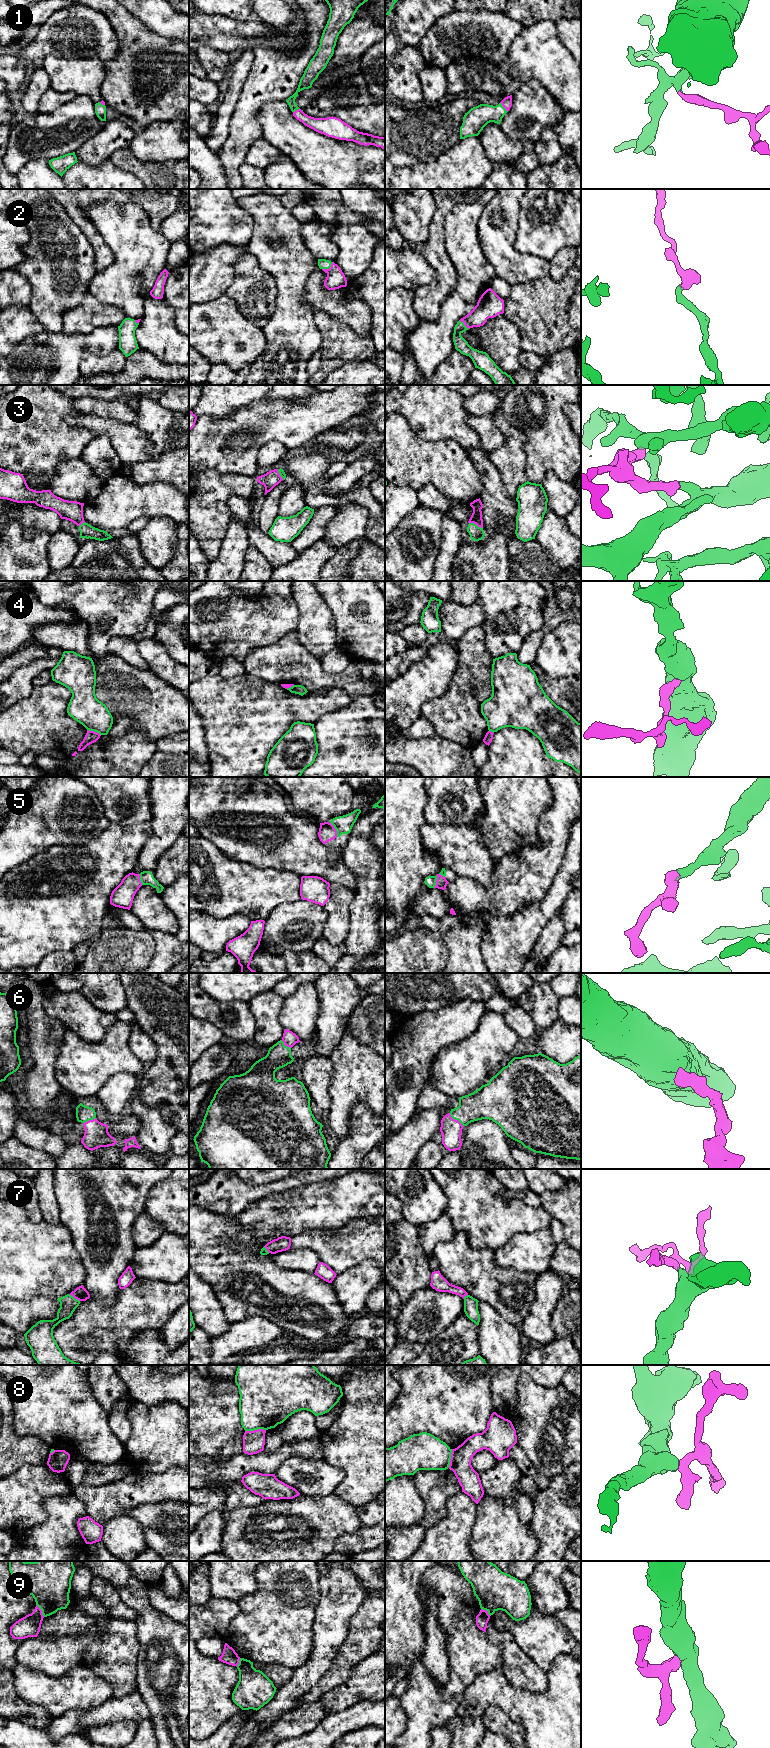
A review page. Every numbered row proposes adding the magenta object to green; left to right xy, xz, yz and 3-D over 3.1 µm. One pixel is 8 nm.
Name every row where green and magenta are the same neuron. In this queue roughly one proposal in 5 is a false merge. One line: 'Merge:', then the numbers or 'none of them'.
Merge: 1, 2, 3, 5, 6

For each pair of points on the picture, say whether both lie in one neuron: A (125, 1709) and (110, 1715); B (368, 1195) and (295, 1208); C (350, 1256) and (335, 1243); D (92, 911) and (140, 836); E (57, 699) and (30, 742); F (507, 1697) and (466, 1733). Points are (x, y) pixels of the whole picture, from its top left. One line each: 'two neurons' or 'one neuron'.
A: one neuron
B: one neuron
C: one neuron
D: one neuron
E: one neuron
F: two neurons

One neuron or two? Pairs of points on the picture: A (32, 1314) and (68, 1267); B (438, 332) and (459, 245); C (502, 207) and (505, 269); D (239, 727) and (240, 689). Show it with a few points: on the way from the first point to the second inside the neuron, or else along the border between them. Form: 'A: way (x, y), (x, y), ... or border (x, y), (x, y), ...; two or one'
A: border (57, 1298), (35, 1295), (28, 1300), (22, 1301); two
B: way (452, 310), (465, 297), (465, 267); one
C: way (501, 222), (501, 254); one
D: way (240, 718), (240, 698); one

